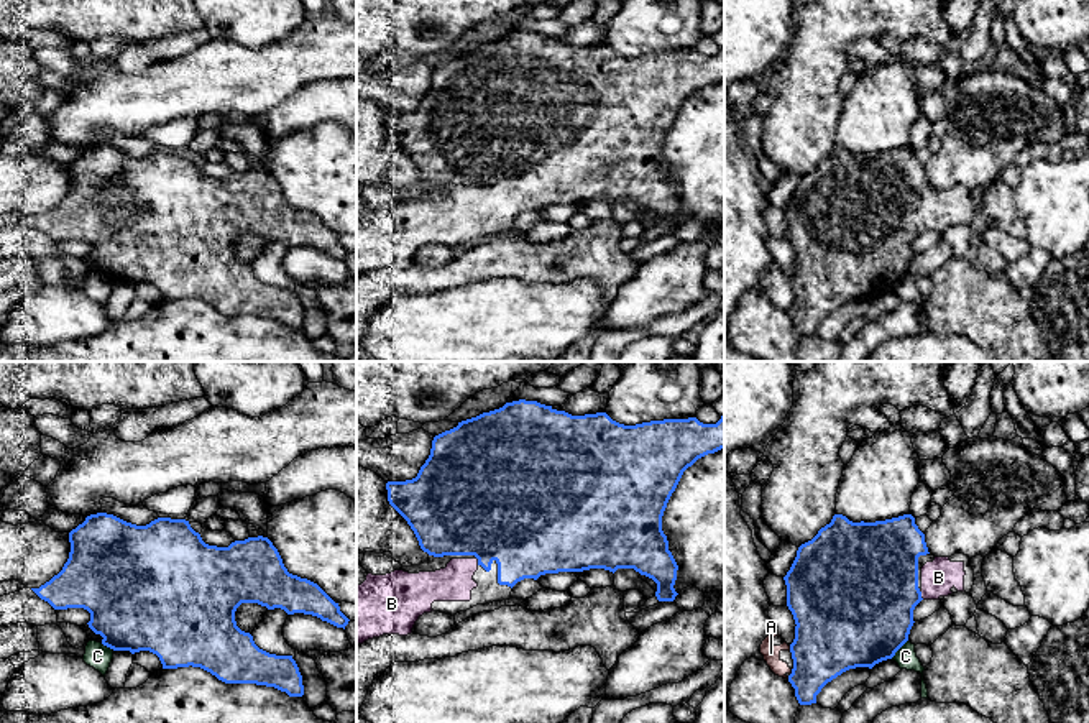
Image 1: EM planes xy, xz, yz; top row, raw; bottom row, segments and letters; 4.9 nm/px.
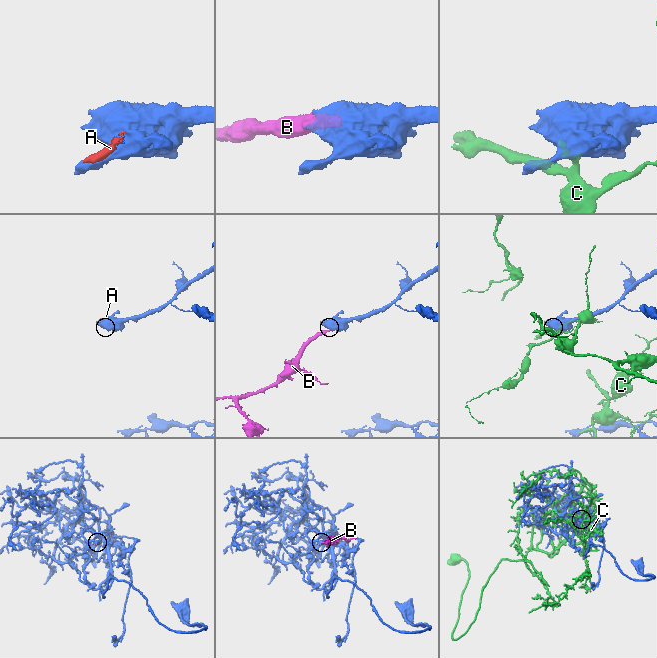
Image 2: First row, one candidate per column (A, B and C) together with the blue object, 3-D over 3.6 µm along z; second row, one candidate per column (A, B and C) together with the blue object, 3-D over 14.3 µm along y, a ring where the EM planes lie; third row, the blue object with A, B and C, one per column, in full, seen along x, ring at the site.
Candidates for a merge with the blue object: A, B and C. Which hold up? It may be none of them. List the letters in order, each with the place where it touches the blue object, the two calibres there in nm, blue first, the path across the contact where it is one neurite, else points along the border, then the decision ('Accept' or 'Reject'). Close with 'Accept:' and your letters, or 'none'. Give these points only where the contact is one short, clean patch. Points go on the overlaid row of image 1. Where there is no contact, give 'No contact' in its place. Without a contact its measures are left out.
A: Touches blue at yz (792, 672). Thickness 360 nm (blue) against 80 nm. Reject
B: Touches blue at yz (920, 595). Thickness 480 nm (blue) against 170 nm. Path across: yz (869, 590), (920, 595), (938, 577). Accept
C: Touches blue at yz (899, 648). Thickness 500 nm (blue) against 100 nm. Boundary: yz (907, 640), (891, 658). Reject
Accept: B

